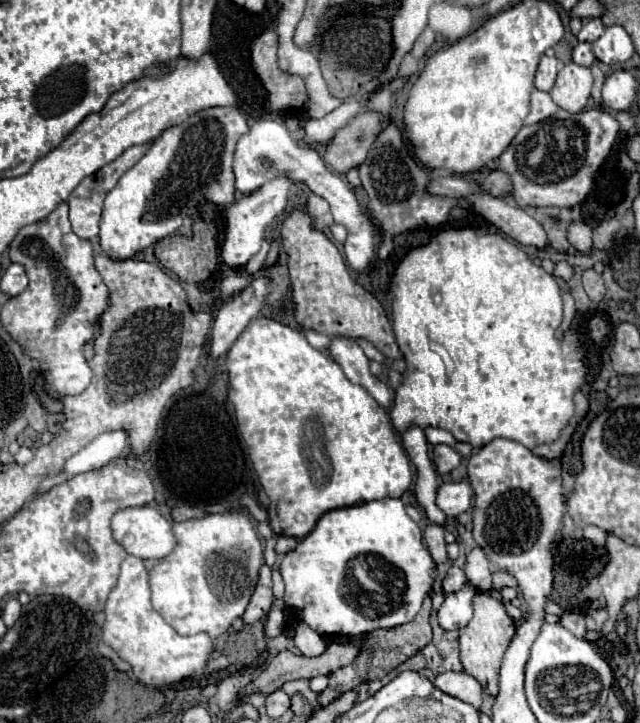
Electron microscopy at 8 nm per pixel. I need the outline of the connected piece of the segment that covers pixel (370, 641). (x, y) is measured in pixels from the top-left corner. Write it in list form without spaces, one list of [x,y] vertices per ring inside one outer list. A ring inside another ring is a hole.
[[[429,605],[429,611],[427,611],[427,615],[417,615],[411,623],[405,623],[405,625],[399,625],[399,627],[393,627],[393,629],[375,629],[373,633],[369,633],[369,635],[365,635],[365,645],[367,647],[363,647],[361,649],[361,655],[353,661],[353,665],[349,665],[349,667],[341,667],[341,669],[337,669],[337,671],[333,671],[331,675],[329,675],[329,689],[339,697],[341,693],[345,693],[345,691],[351,691],[351,689],[355,689],[361,681],[371,681],[371,679],[383,679],[389,671],[393,671],[393,669],[397,669],[403,661],[407,661],[409,657],[413,657],[417,651],[421,651],[427,643],[431,643],[431,627],[429,627],[429,613],[431,613],[431,605]]]

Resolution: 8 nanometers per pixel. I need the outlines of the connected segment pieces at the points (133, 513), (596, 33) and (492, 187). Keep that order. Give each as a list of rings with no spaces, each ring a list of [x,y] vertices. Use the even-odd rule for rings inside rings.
[[[143,505],[143,507],[133,507],[133,509],[121,509],[113,515],[111,519],[111,531],[113,539],[129,553],[141,559],[163,559],[169,555],[175,547],[175,537],[171,533],[171,521],[163,517],[155,507]]]
[[[587,19],[587,21],[583,23],[583,29],[579,31],[577,39],[579,39],[579,41],[593,43],[595,39],[599,39],[599,37],[603,35],[603,31],[605,31],[605,25],[601,23],[601,19]]]
[[[493,169],[491,175],[485,179],[485,183],[481,185],[481,189],[483,189],[483,191],[489,191],[489,193],[493,193],[493,195],[509,193],[509,191],[511,191],[511,181],[509,181],[509,177],[507,177],[505,173]]]

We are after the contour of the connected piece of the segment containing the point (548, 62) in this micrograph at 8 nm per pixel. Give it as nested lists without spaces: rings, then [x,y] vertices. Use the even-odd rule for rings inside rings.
[[[541,57],[541,63],[537,67],[537,75],[535,75],[535,87],[541,91],[551,91],[551,87],[555,85],[557,73],[559,73],[561,63],[555,57]]]

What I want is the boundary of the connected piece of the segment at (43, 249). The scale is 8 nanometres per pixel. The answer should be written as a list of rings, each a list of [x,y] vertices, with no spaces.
[[[61,203],[45,219],[23,227],[15,235],[9,257],[25,267],[29,287],[3,305],[3,327],[31,357],[41,361],[47,389],[53,387],[63,395],[83,393],[93,373],[81,349],[85,341],[93,339],[109,297],[101,275],[93,267],[91,241],[83,241],[73,233],[67,217],[67,203]]]

